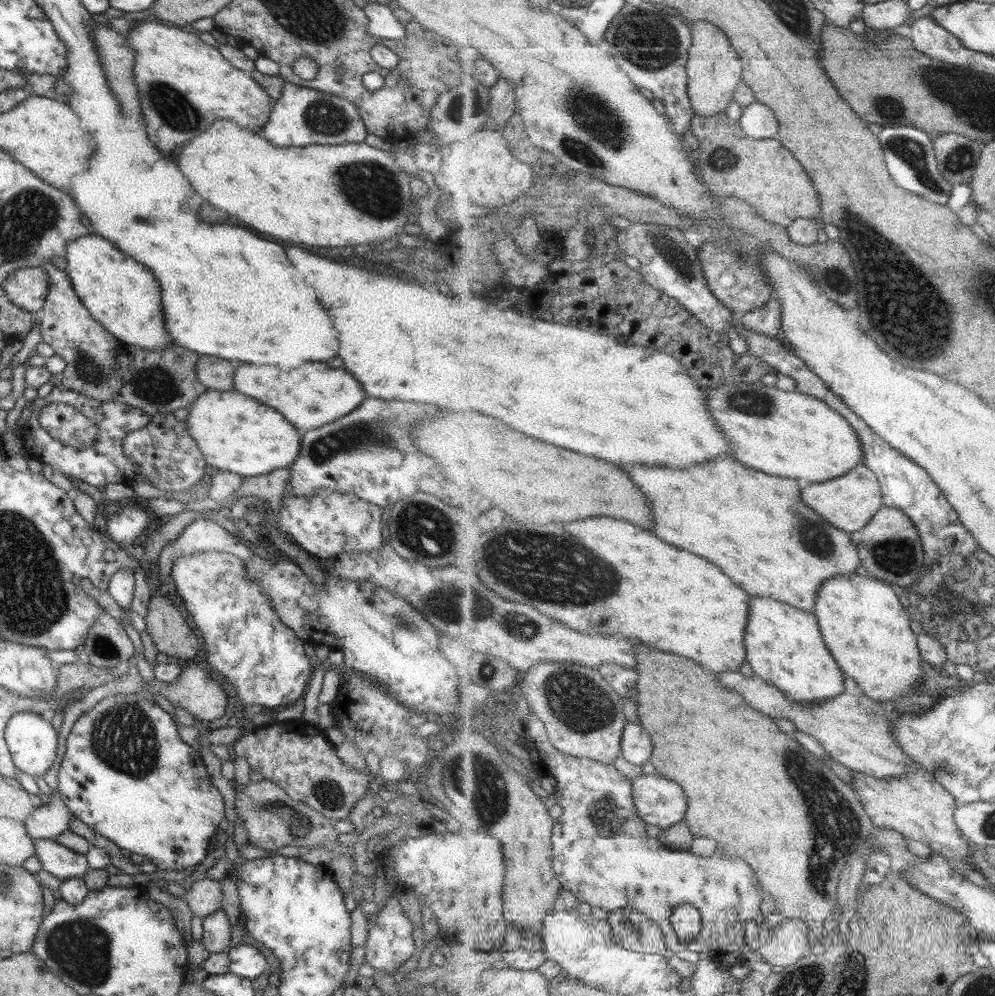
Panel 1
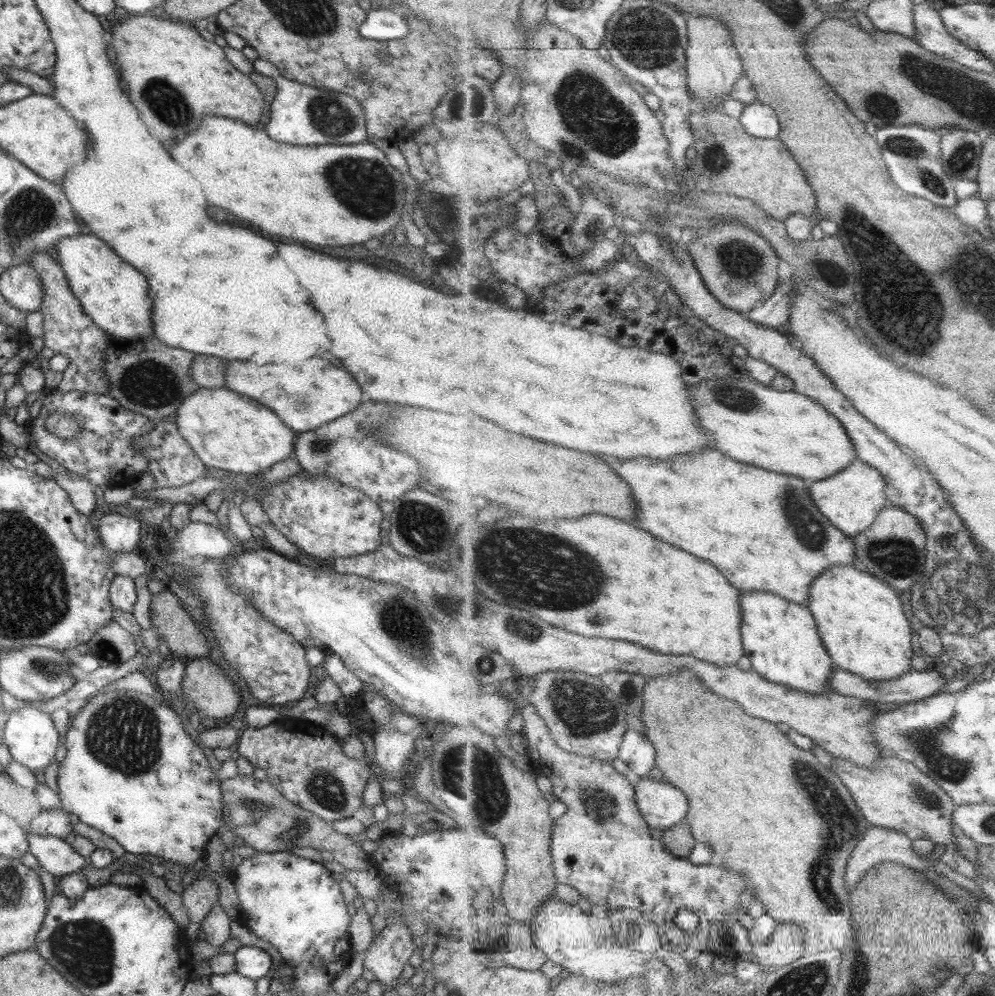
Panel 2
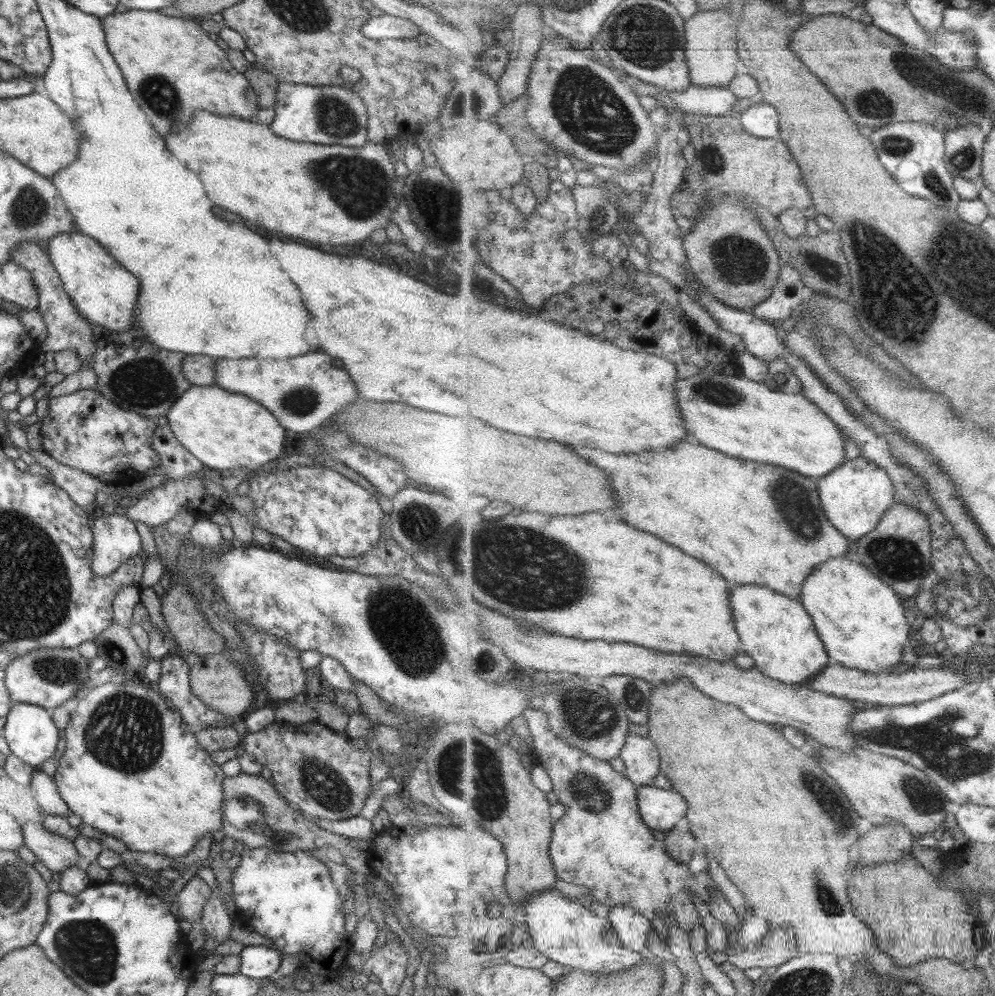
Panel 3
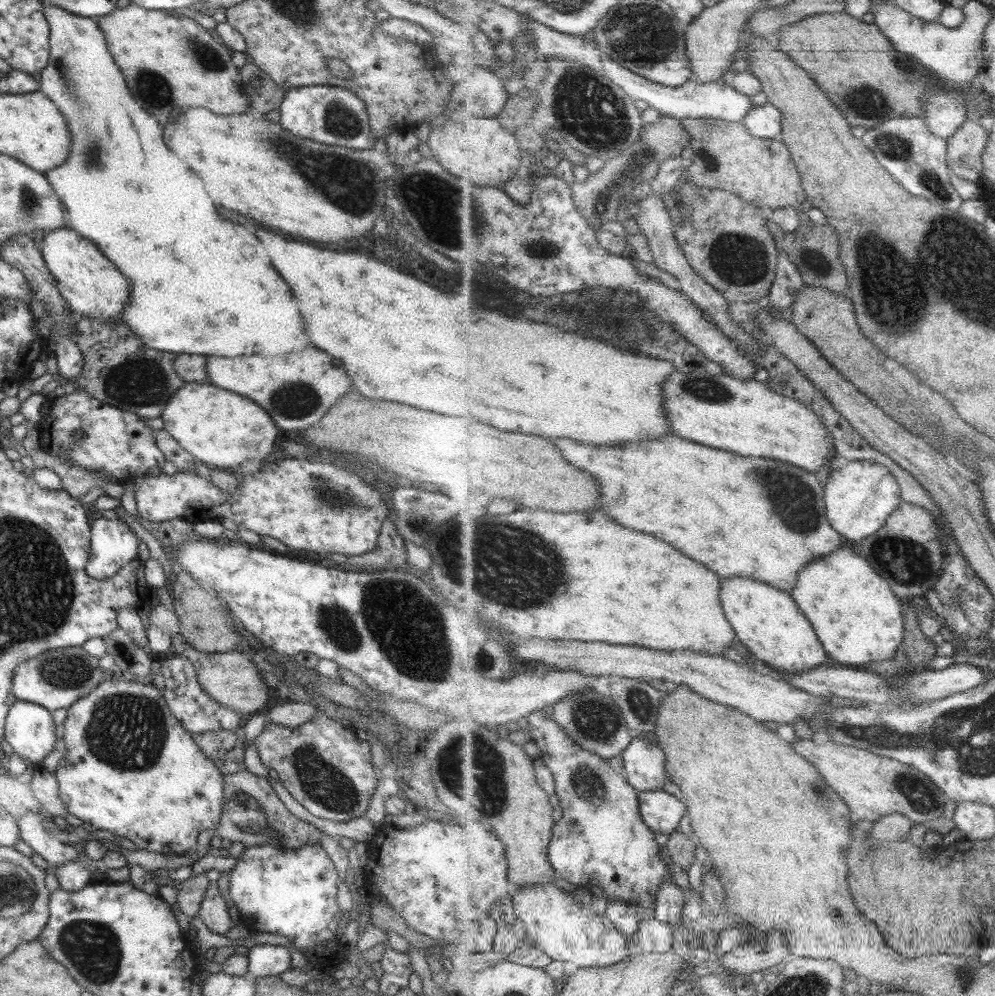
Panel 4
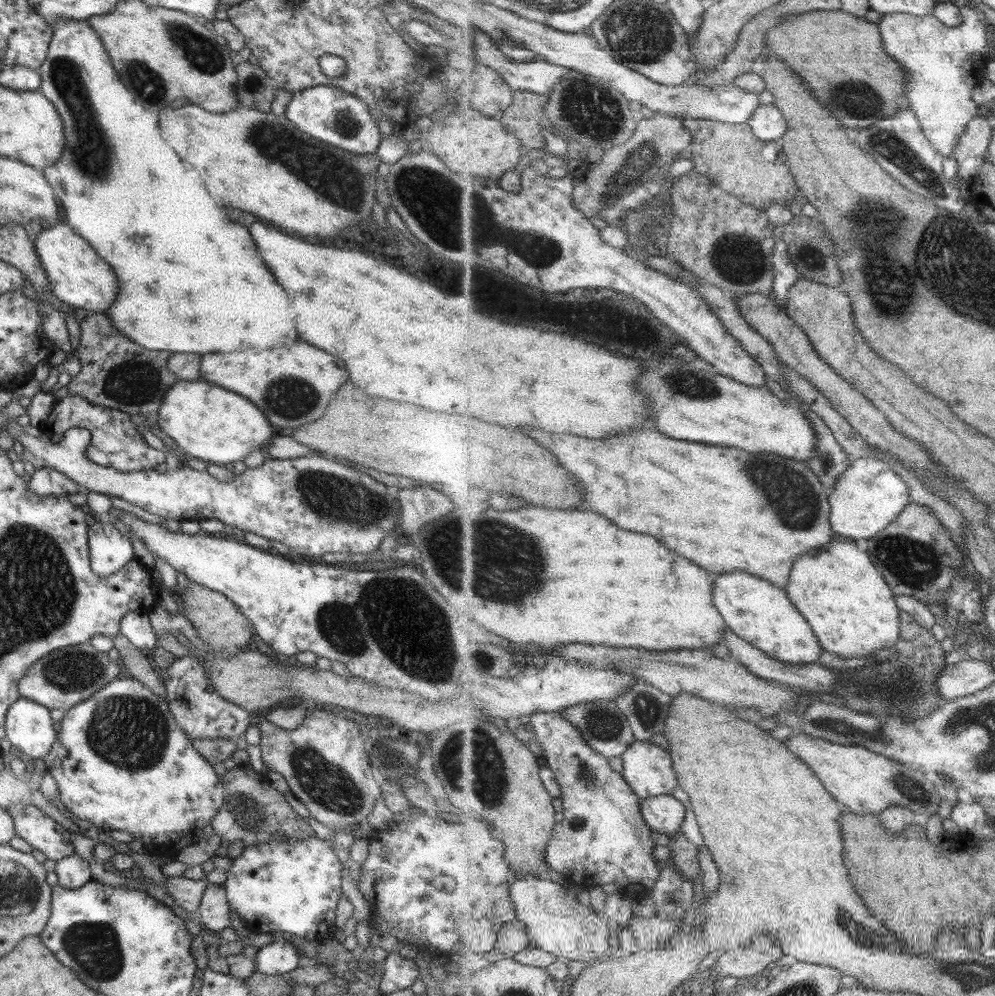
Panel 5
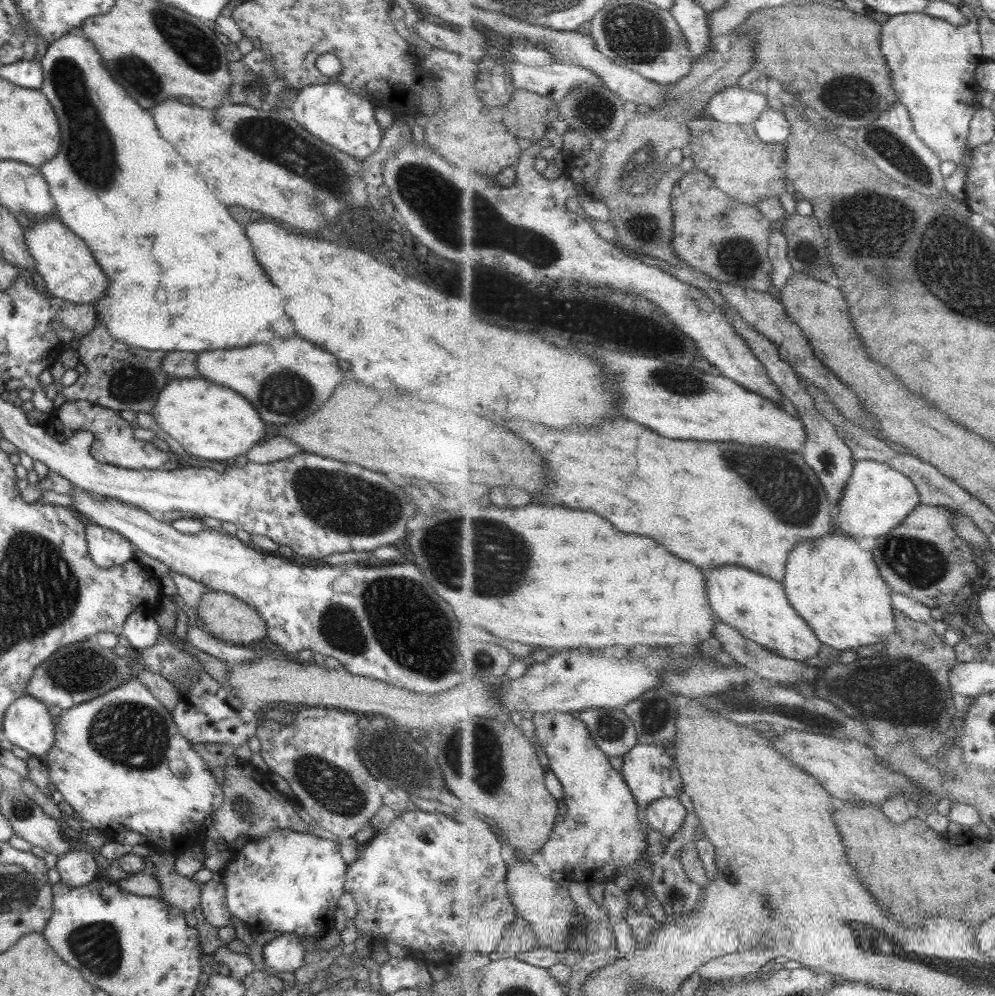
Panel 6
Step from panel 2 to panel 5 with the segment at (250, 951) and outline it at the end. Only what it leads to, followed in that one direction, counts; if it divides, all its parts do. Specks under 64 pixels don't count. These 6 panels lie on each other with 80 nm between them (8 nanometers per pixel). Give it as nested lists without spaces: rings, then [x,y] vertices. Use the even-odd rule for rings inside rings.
[[[275,939],[255,954],[255,971],[265,975],[286,975],[297,968],[299,953],[283,939]]]

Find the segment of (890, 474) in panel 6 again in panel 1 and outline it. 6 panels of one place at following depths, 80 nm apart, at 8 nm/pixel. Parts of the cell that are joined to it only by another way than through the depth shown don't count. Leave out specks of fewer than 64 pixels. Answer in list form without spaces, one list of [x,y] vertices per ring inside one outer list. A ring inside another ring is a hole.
[[[865,463],[854,468],[849,475],[841,476],[829,483],[810,483],[805,484],[807,488],[803,490],[803,500],[805,504],[819,515],[825,517],[832,525],[842,528],[848,533],[860,531],[872,522],[873,516],[881,511],[884,505],[881,484],[877,479],[876,473]]]

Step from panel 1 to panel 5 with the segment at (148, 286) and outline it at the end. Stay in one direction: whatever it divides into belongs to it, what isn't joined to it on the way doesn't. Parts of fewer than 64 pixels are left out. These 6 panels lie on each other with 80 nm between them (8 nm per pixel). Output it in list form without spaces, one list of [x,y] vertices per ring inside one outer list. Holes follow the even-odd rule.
[[[58,222],[50,226],[45,225],[33,242],[51,294],[70,308],[105,314],[116,300],[117,276],[111,272],[111,268],[103,259],[97,256],[89,243],[67,225]]]

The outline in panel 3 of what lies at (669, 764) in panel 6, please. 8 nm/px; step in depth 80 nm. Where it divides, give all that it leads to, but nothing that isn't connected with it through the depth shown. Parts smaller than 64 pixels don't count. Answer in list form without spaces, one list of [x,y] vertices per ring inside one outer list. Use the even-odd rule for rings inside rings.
[[[629,734],[619,757],[624,762],[625,774],[636,785],[652,785],[655,776],[662,773],[659,749],[648,736]]]

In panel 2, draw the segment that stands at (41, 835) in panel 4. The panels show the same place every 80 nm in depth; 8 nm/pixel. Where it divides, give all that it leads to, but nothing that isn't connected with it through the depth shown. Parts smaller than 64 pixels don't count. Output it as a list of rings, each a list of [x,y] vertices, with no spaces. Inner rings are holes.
[[[26,833],[28,853],[34,856],[38,866],[53,877],[80,872],[87,860],[77,854],[63,839],[55,836],[37,836]]]

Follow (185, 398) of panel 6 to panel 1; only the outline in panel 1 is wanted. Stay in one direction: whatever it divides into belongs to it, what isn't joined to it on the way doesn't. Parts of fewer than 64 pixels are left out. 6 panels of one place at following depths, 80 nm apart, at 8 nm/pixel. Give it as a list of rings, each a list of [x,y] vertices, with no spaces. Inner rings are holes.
[[[206,389],[188,409],[189,415],[185,422],[188,424],[190,437],[197,443],[209,470],[229,471],[241,477],[256,477],[269,474],[277,468],[288,468],[298,457],[300,430],[289,424],[276,410],[246,397],[235,389]]]

